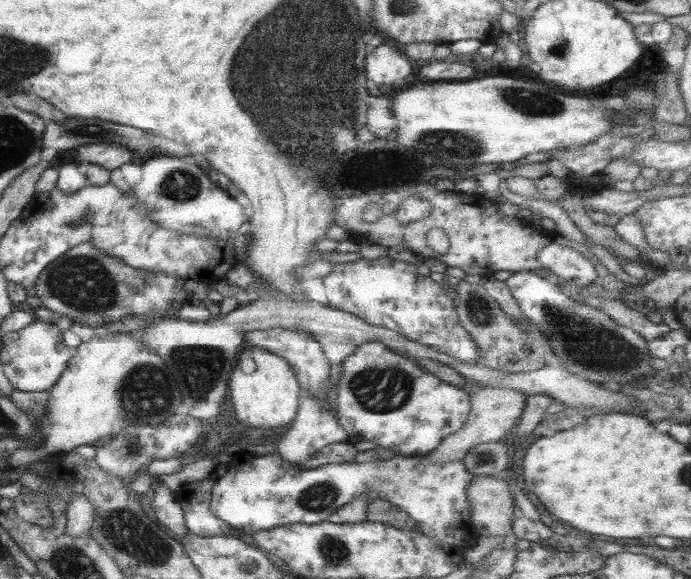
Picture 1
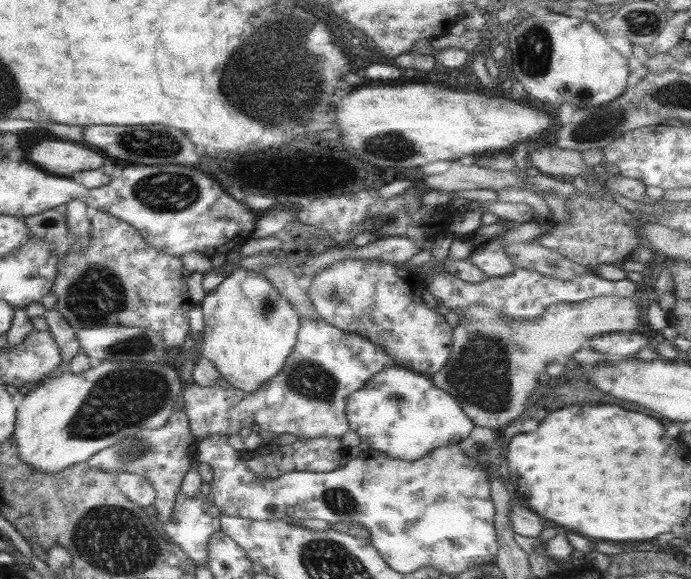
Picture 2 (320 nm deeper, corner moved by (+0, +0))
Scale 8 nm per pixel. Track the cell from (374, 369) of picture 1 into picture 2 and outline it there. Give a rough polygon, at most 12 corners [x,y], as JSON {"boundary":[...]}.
{"boundary":[[399,366],[345,400],[369,452],[413,462],[474,428],[429,376]]}

